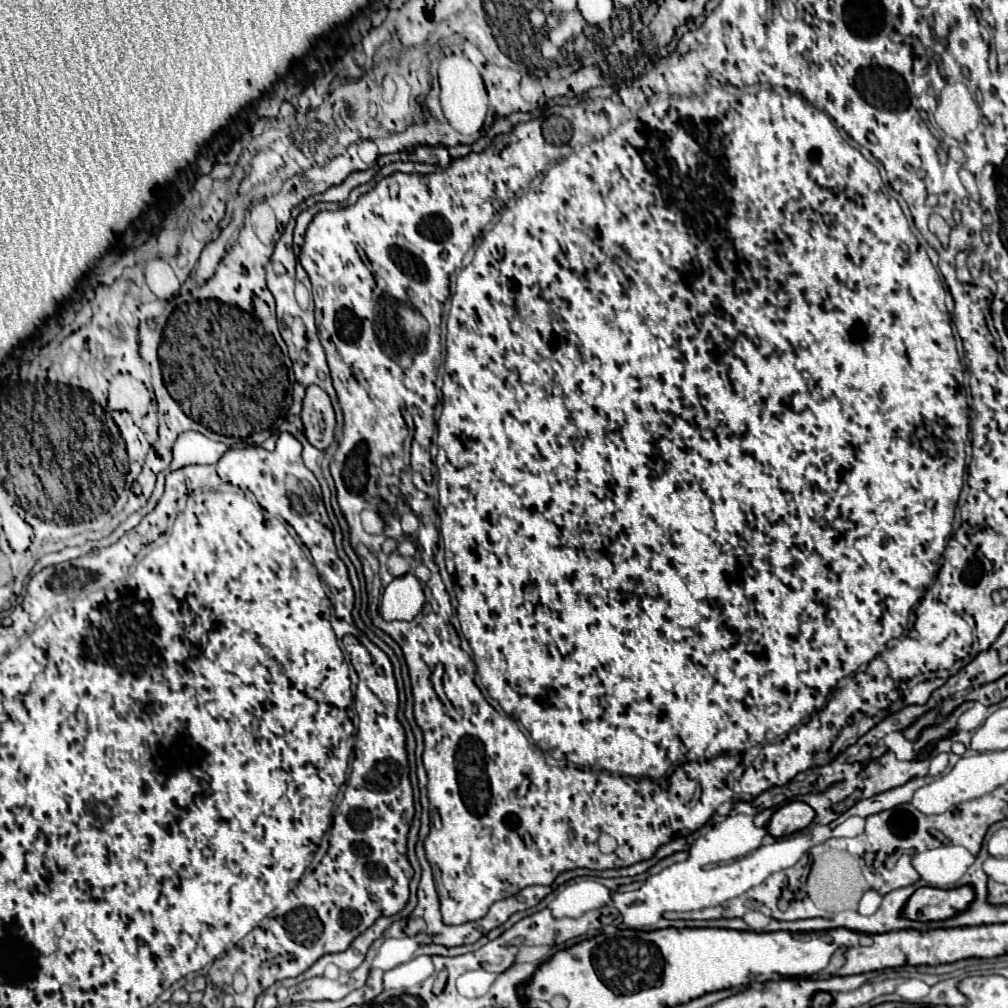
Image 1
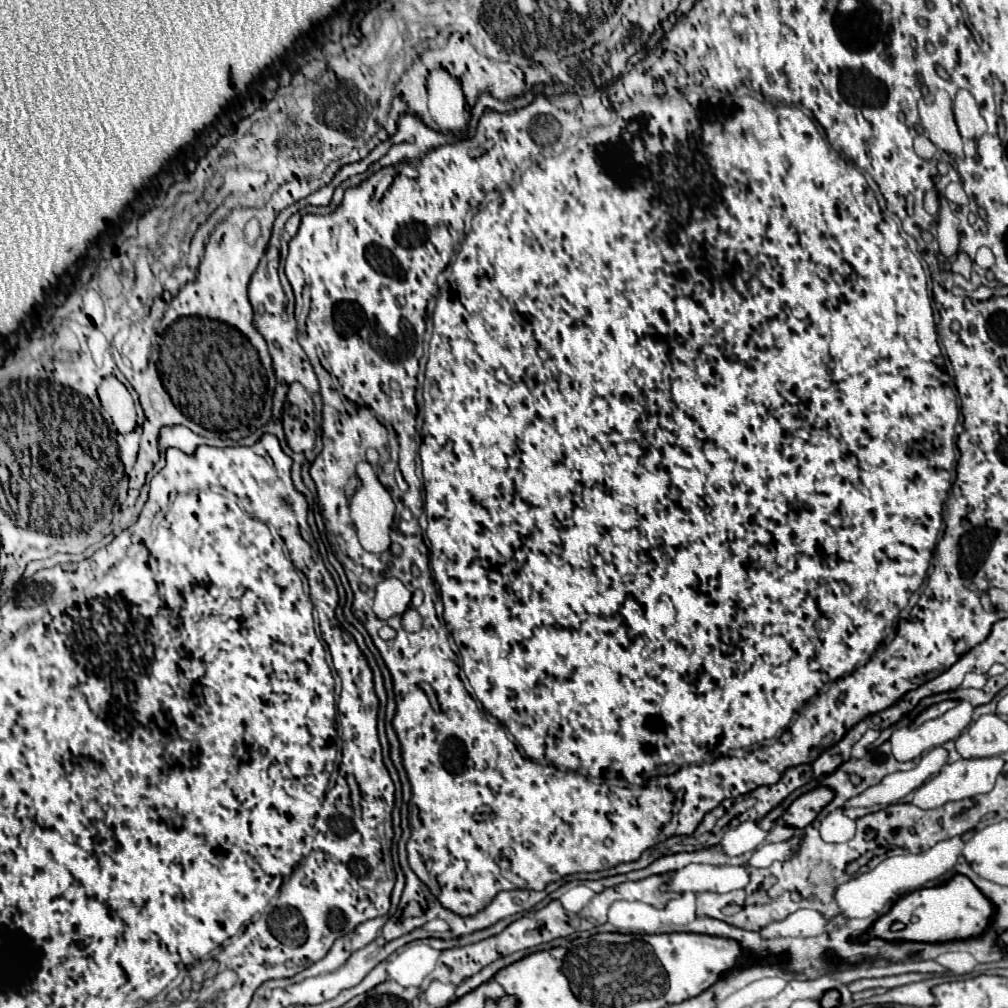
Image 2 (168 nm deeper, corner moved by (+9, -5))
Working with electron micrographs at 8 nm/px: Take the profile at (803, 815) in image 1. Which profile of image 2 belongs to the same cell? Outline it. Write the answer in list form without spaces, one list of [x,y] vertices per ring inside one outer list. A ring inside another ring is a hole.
[[[817,786],[815,790],[799,796],[789,810],[783,814],[783,822],[787,826],[795,826],[795,828],[805,828],[809,826],[817,814],[833,800],[835,792],[829,786]]]

